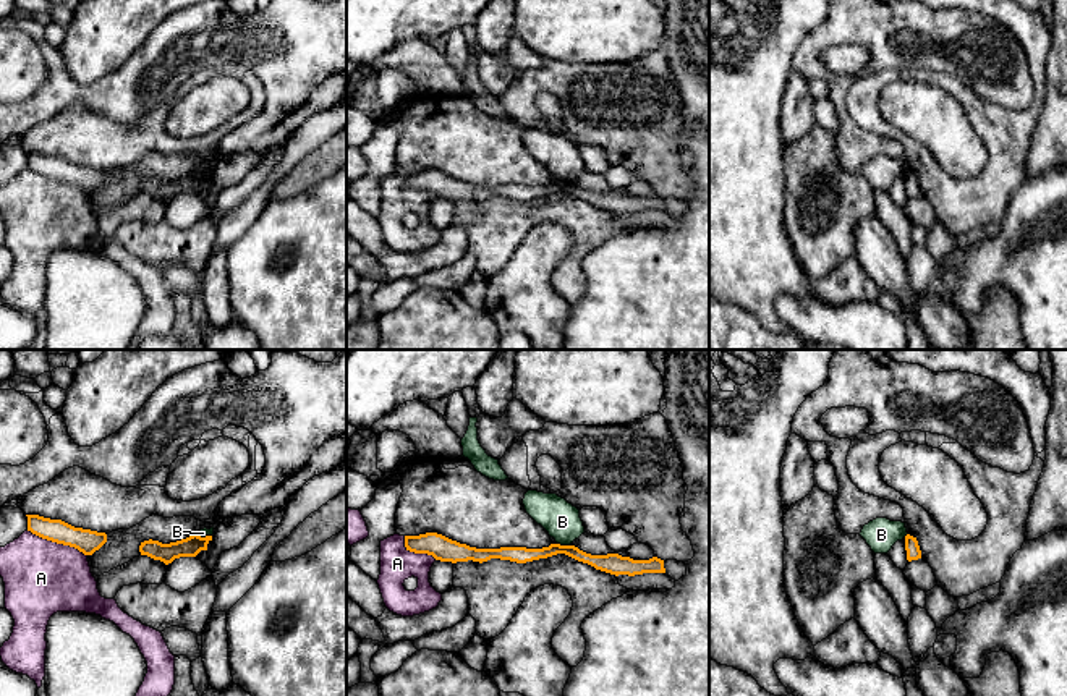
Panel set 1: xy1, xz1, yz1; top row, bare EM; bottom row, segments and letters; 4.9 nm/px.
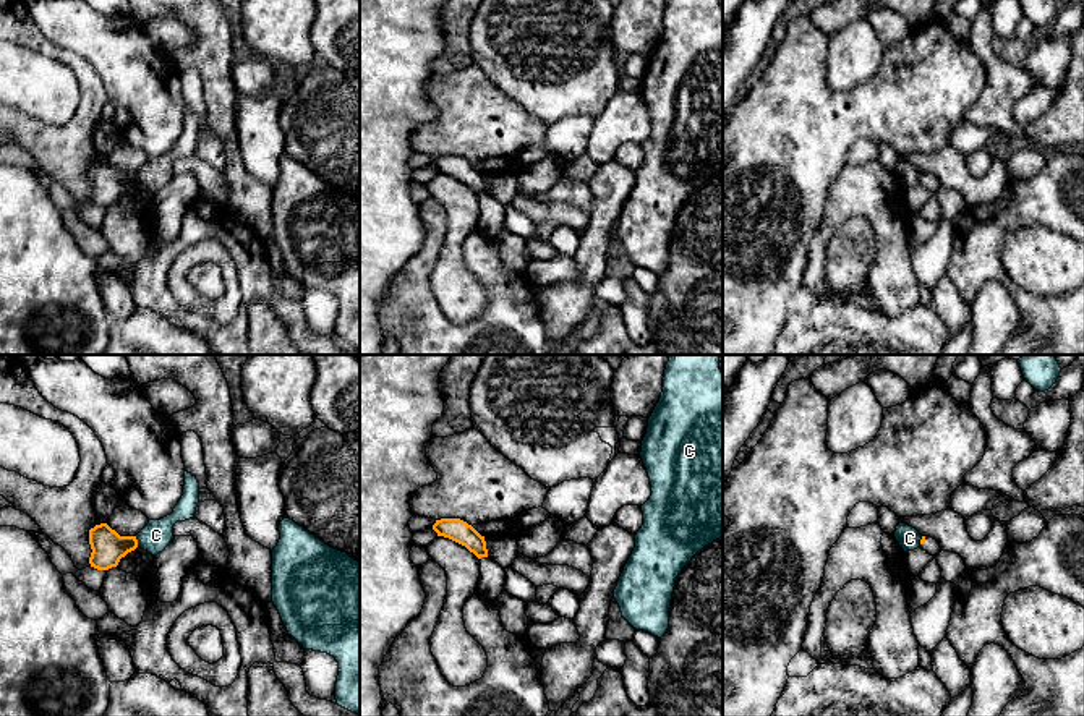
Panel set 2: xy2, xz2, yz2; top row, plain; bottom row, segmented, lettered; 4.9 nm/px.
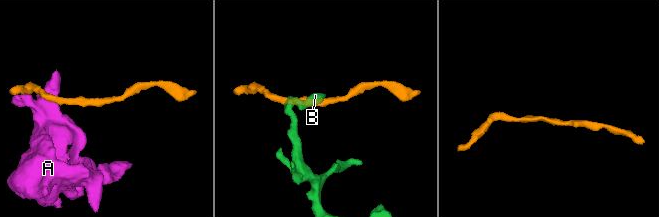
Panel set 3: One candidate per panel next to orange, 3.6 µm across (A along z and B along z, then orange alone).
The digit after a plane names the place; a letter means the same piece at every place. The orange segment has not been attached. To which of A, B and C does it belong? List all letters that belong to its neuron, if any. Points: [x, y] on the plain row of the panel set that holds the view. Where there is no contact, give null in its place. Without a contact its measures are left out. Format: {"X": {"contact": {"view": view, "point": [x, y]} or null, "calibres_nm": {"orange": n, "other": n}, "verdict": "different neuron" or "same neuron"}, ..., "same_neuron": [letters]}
{"A": {"contact": {"view": "xy1", "point": [57, 180]}, "calibres_nm": {"orange": 120, "other": 380}, "verdict": "different neuron"}, "B": {"contact": {"view": "xz1", "point": [564, 183]}, "calibres_nm": {"orange": 100, "other": 180}, "verdict": "different neuron"}, "C": {"contact": {"view": "xy2", "point": [136, 178]}, "calibres_nm": {"orange": 160, "other": 150}, "verdict": "different neuron"}, "same_neuron": []}

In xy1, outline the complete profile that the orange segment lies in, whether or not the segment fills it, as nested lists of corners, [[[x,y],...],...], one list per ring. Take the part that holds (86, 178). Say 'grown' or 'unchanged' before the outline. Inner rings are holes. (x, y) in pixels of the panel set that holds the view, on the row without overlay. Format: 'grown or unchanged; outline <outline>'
unchanged; outline [[[26,152],[26,154],[28,154],[28,168],[42,176],[74,185],[84,193],[92,193],[107,180],[105,170],[74,165],[62,157],[50,157],[39,152]]]

